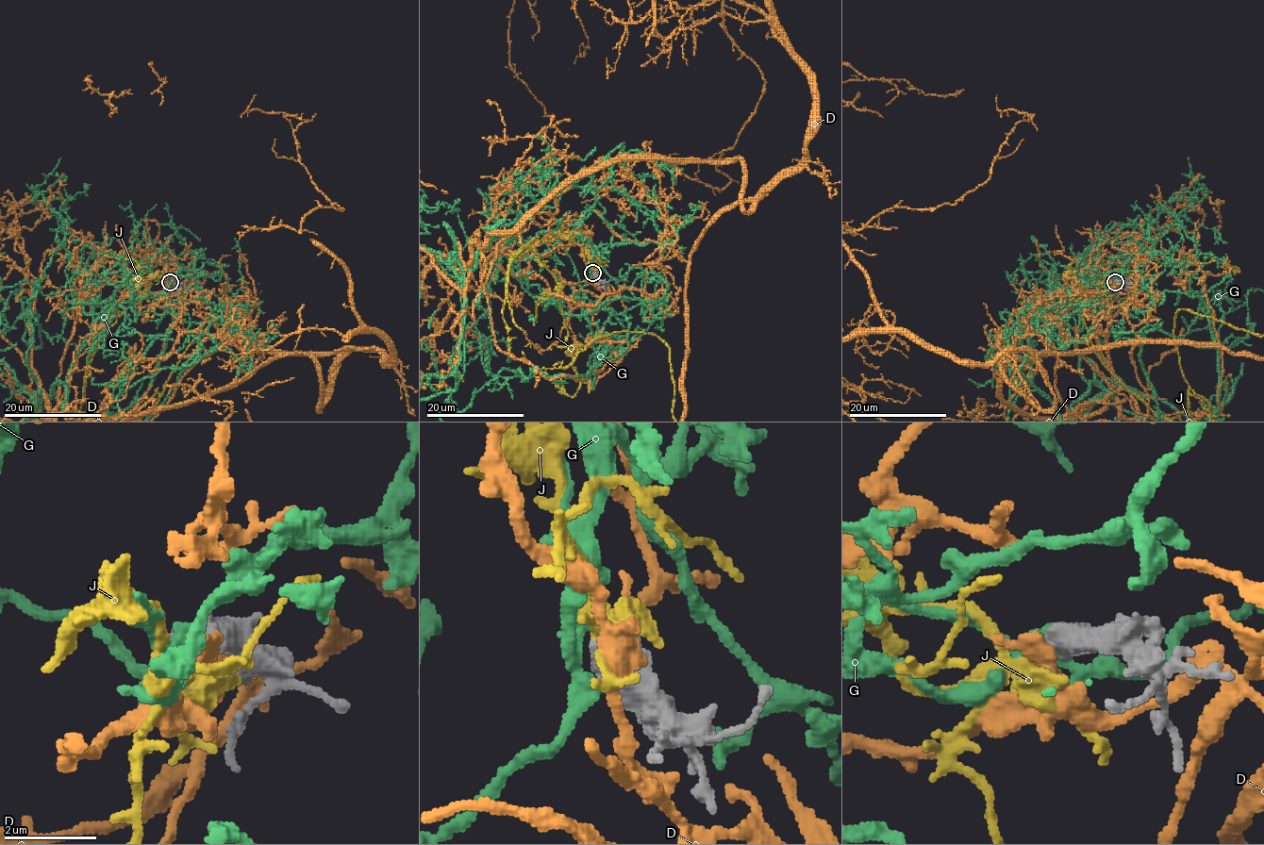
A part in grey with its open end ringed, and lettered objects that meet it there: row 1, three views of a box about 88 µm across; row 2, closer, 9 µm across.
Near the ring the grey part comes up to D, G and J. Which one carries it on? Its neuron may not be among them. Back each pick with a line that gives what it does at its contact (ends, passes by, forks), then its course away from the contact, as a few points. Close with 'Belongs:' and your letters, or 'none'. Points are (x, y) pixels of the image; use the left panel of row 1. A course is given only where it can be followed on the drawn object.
J: it forks there
Belongs: J

